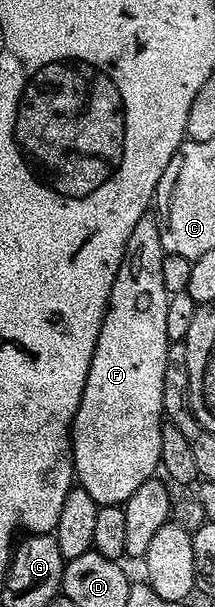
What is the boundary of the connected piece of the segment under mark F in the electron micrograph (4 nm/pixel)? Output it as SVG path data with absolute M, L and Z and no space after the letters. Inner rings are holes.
M152 215L134 223L134 231L126 243L124 258L110 291L86 387L82 391L76 418L72 420L74 477L79 488L88 492L97 506L123 505L134 491L138 491L138 487L142 487L142 483L153 480L155 473L152 472L160 465L160 426L164 412L162 391L170 344L166 335L166 307L170 295L166 291L166 283L162 283L162 259L166 254L160 238L161 228L161 222L156 222Z

